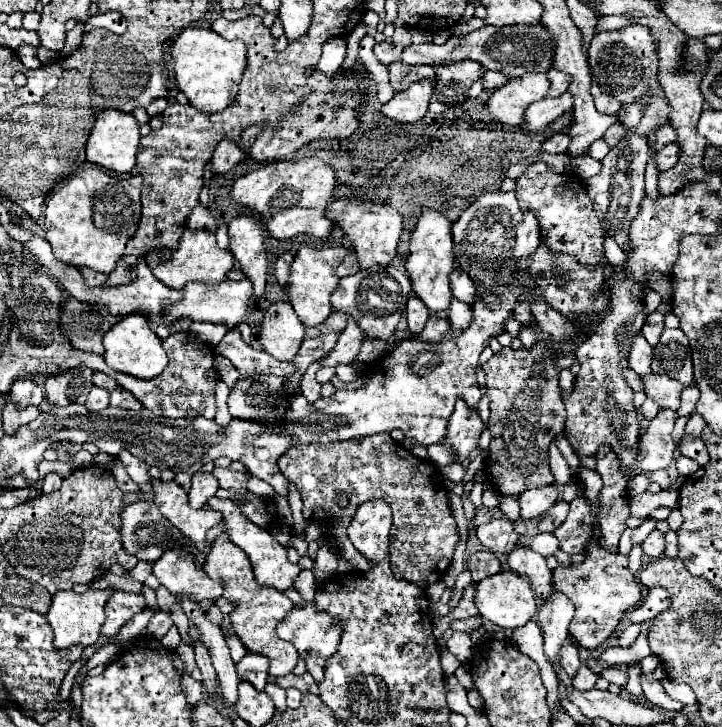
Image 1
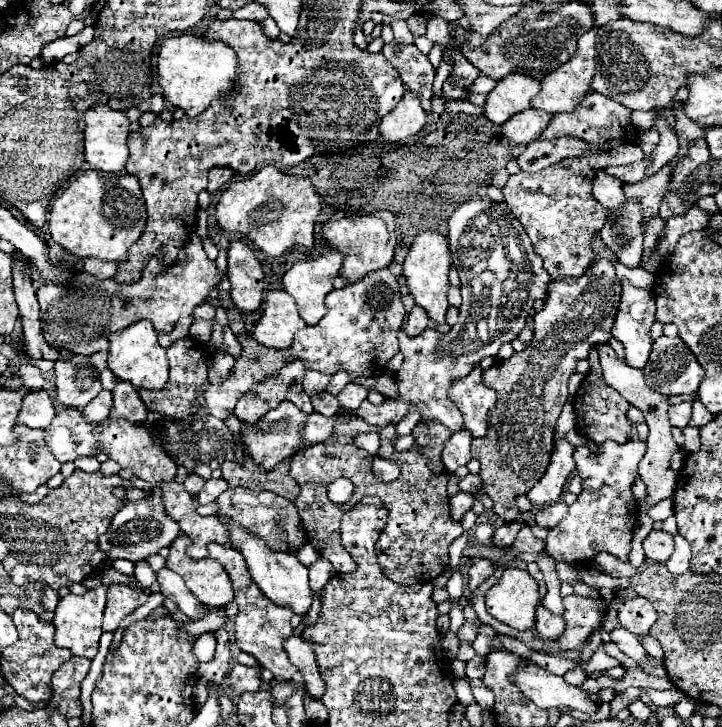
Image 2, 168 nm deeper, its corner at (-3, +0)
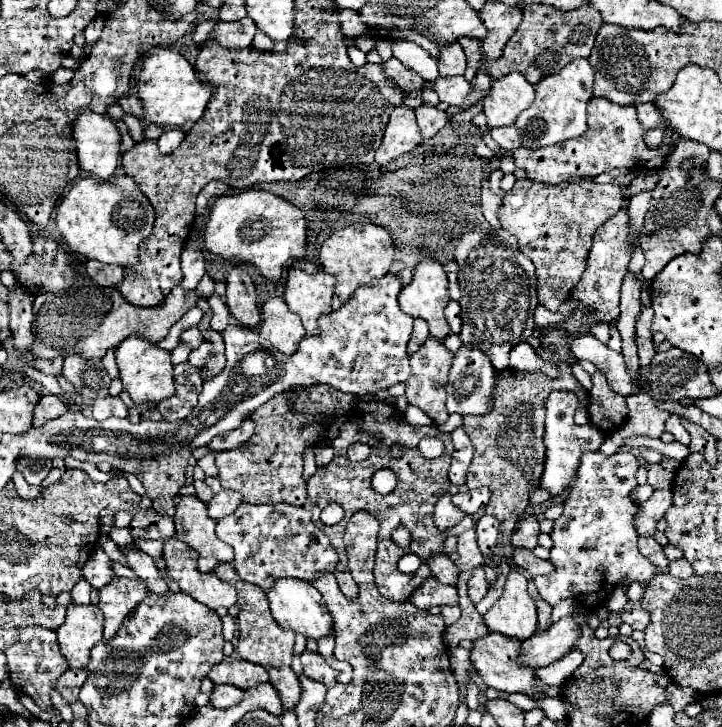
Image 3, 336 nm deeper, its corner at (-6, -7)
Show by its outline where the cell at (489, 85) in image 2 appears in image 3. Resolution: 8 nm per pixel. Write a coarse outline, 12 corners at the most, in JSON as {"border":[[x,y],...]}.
{"border":[[438,77],[432,89],[452,107],[464,103],[470,83],[458,77]]}

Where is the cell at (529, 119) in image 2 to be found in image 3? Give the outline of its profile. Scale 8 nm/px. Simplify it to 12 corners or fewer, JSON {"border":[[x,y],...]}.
{"border":[[514,125],[490,129],[492,139],[506,151],[520,147]]}

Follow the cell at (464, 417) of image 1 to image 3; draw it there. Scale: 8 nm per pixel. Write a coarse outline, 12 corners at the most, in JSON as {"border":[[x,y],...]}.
{"border":[[480,349],[454,353],[446,409],[484,415],[494,367]]}

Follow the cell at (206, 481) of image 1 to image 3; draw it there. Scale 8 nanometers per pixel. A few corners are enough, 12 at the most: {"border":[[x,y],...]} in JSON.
{"border":[[222,489],[208,503],[208,515],[222,519],[244,501],[238,491]]}

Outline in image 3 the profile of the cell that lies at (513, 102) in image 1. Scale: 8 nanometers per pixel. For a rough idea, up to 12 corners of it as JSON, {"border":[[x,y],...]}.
{"border":[[520,71],[492,81],[482,99],[488,127],[506,127],[532,103]]}

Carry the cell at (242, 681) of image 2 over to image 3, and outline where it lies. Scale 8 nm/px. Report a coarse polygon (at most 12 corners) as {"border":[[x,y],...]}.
{"border":[[220,685],[210,695],[216,709],[240,703],[238,687]]}

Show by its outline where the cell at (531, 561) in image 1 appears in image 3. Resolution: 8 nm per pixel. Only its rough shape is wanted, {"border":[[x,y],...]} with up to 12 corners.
{"border":[[584,453],[552,531],[546,603],[596,609],[656,567],[634,529],[638,461]]}

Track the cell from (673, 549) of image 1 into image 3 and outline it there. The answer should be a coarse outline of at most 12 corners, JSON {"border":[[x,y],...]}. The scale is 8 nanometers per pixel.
{"border":[[686,559],[672,561],[668,573],[688,579],[694,570]]}

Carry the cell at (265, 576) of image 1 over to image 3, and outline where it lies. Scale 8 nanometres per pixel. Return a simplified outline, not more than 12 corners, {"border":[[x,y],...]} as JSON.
{"border":[[280,579],[268,591],[282,629],[322,639],[332,615],[316,587]]}

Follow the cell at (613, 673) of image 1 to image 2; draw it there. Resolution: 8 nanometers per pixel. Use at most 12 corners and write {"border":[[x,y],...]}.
{"border":[[676,687],[666,691],[642,688],[656,706],[675,707],[685,695]]}

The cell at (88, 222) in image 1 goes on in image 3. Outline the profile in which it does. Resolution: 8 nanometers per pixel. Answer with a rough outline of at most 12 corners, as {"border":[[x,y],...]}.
{"border":[[128,175],[78,179],[56,209],[70,251],[138,261],[154,209]]}

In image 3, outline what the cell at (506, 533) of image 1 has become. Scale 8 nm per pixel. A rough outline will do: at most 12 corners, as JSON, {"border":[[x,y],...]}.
{"border":[[522,517],[512,533],[512,547],[538,545],[538,519]]}

